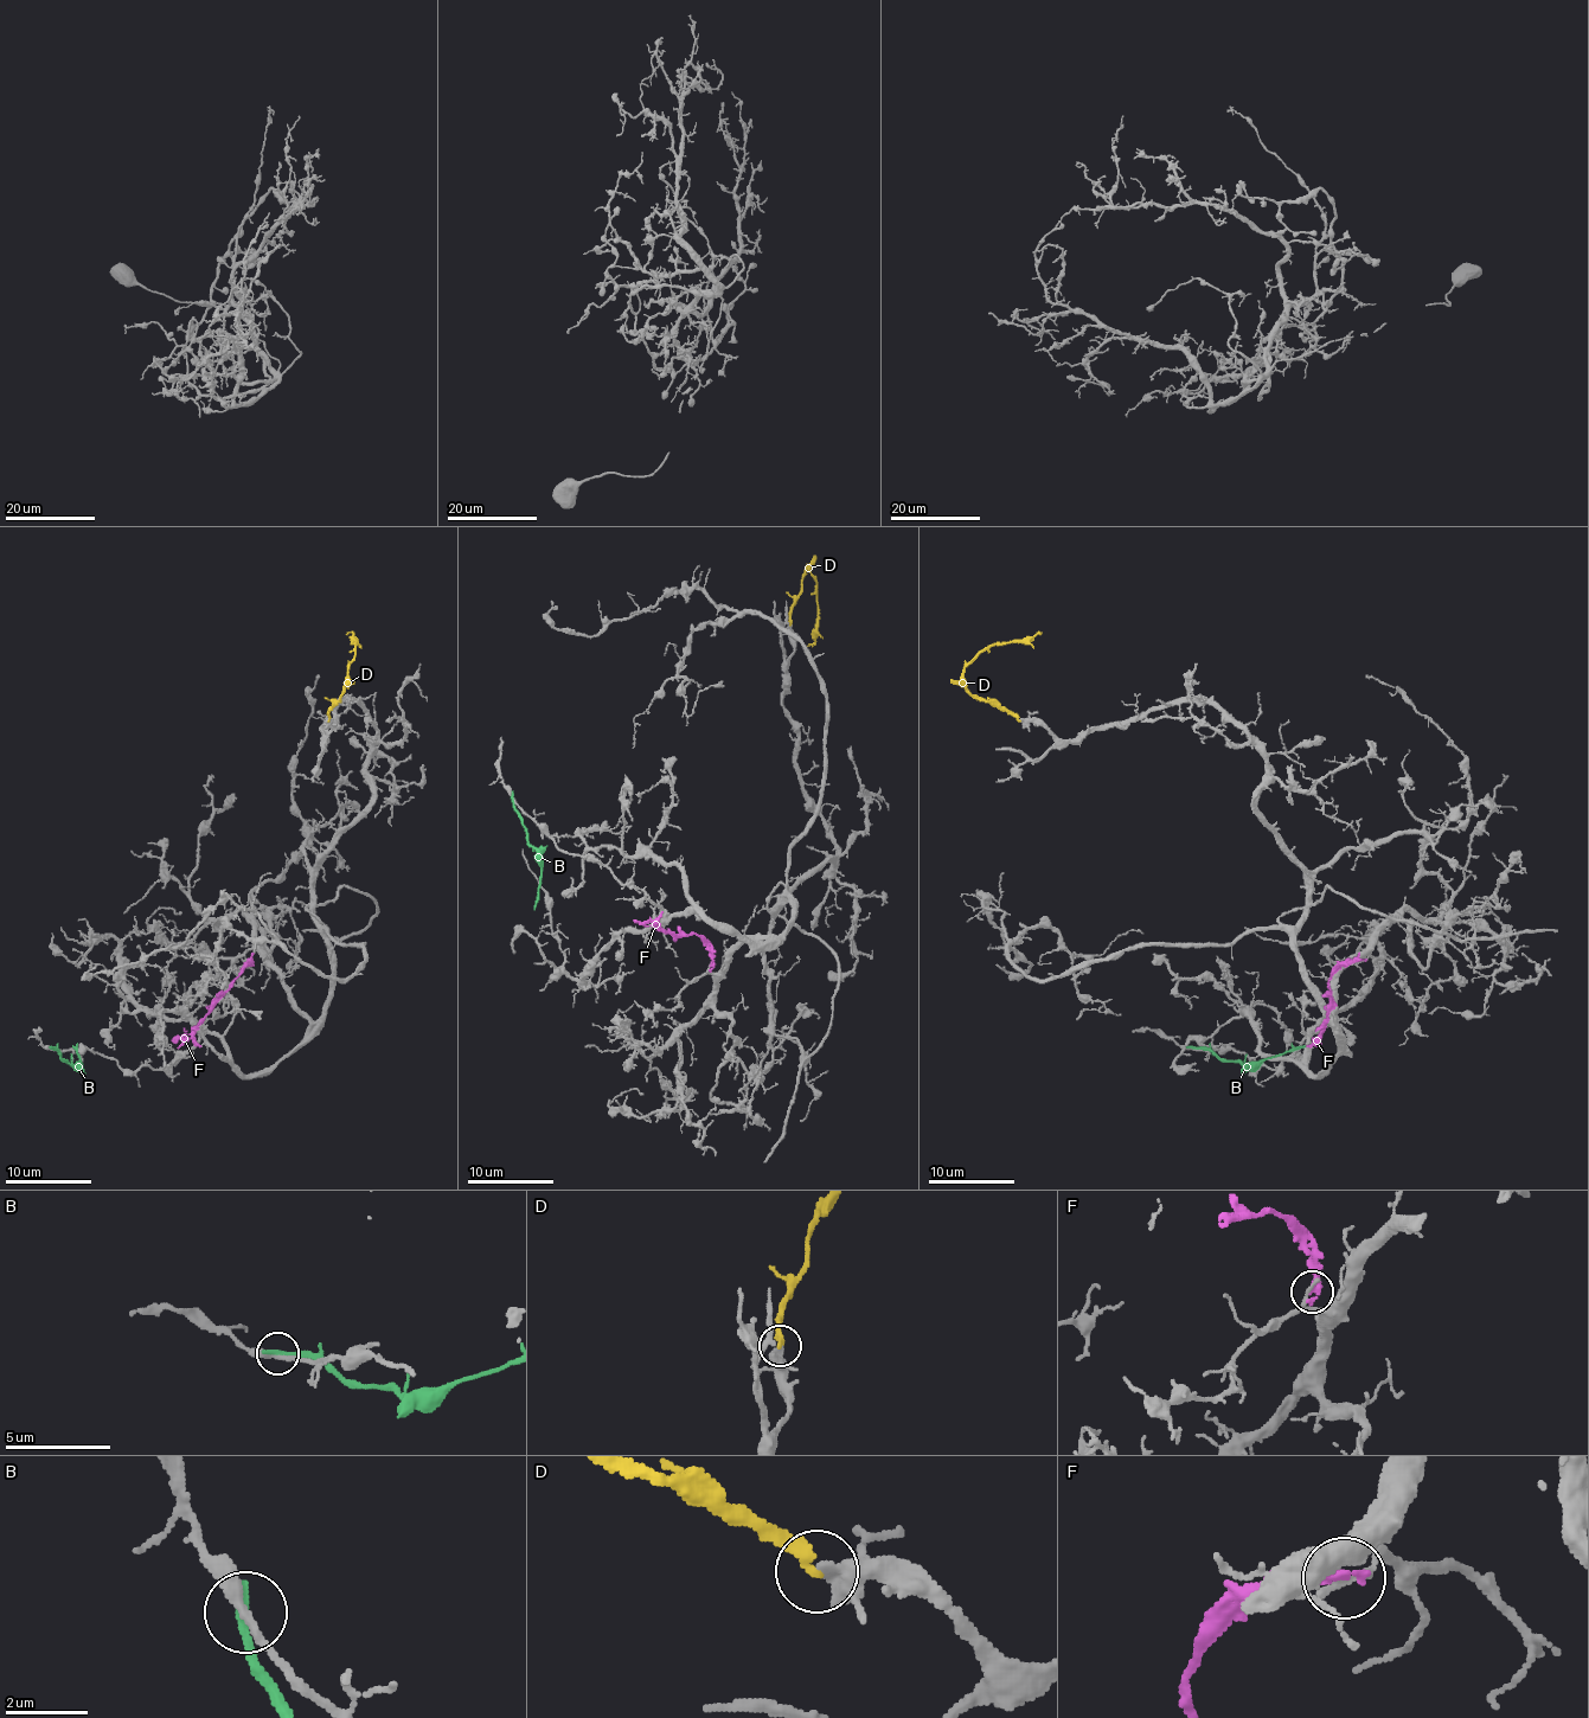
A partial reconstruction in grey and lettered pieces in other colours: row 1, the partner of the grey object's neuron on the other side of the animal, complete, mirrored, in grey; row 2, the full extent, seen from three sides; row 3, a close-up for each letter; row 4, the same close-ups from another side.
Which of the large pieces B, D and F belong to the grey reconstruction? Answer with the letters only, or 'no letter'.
D

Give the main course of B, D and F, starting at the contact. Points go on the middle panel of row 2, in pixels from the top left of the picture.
B: (513, 797), (513, 808), (526, 829), (526, 841), (537, 852), (542, 877), (534, 910)
D: (790, 623), (790, 607), (808, 568), (817, 583), (817, 639), (808, 645)
F: (711, 966), (711, 953), (696, 934), (664, 934), (634, 921)

